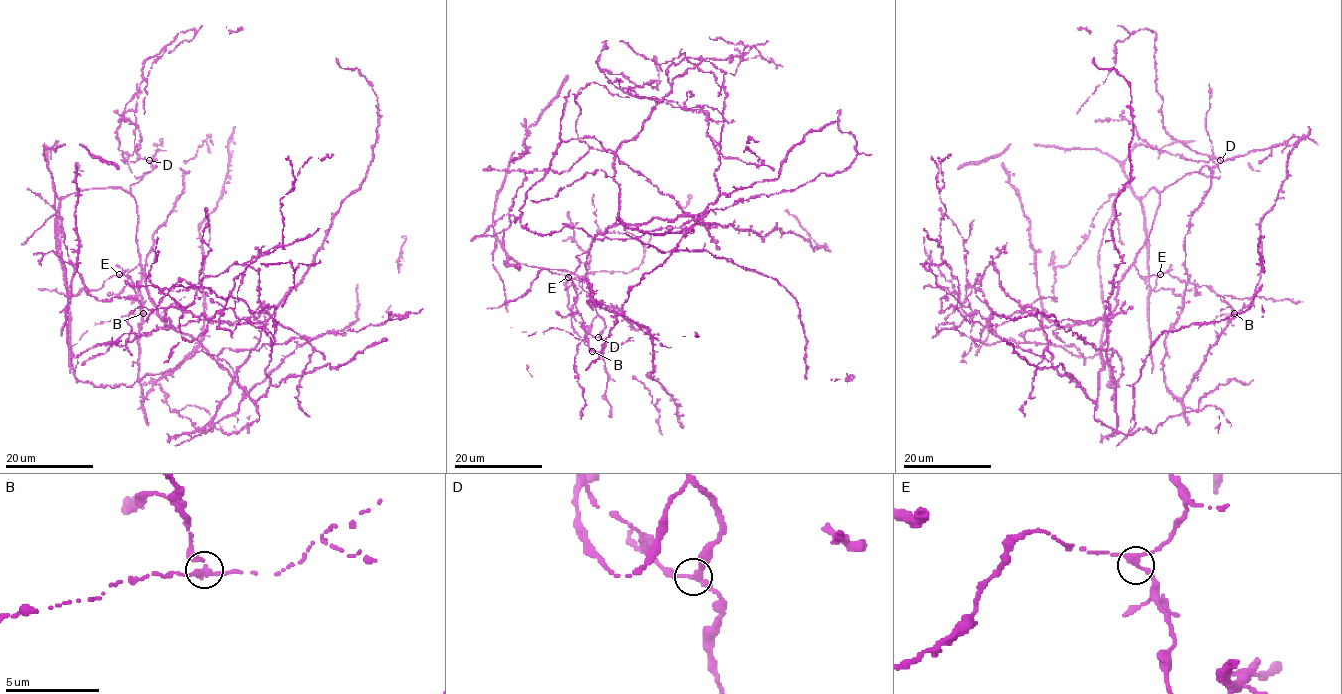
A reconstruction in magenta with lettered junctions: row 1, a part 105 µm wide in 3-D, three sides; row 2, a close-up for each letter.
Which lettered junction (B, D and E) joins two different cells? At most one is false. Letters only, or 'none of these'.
B

